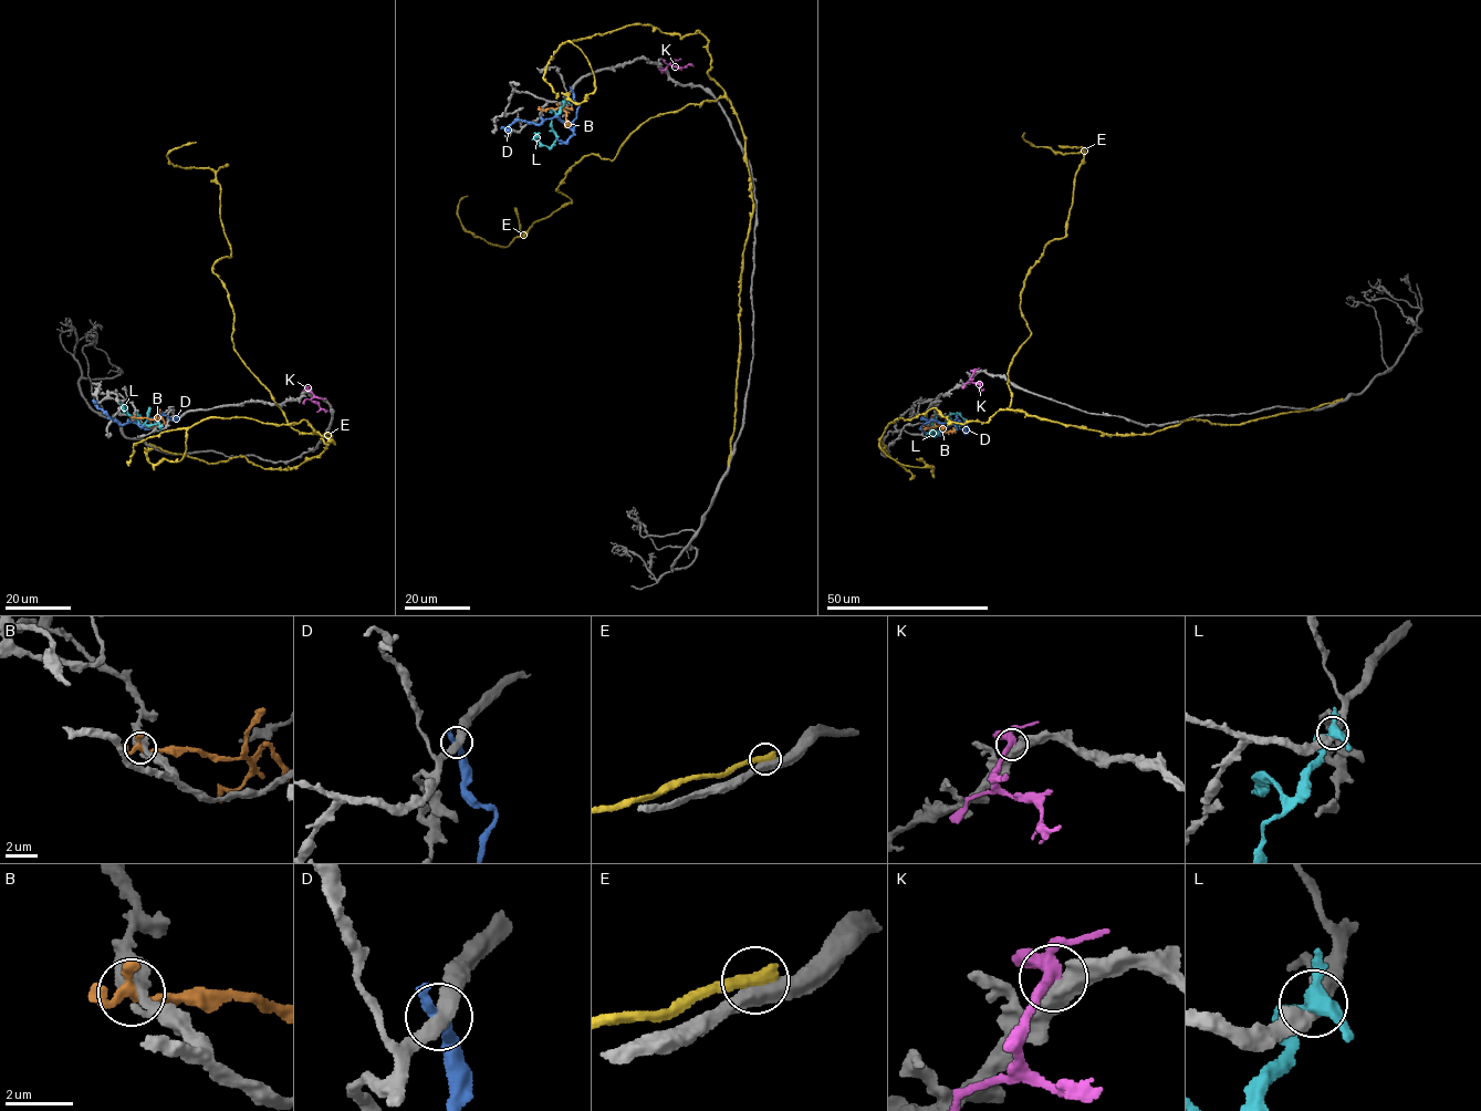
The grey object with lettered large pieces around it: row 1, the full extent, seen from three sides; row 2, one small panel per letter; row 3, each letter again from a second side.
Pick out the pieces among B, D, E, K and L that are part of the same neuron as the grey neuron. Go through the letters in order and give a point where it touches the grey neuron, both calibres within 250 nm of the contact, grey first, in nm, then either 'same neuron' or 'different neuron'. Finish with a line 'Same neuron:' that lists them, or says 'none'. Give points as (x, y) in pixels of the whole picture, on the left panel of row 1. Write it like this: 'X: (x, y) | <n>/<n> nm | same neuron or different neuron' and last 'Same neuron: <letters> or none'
B: (135, 417) | 460/240 nm | different neuron
D: (178, 417) | 400/280 nm | different neuron
E: (150, 444) | 480/460 nm | different neuron
K: (306, 390) | 550/300 nm | different neuron
L: (160, 426) | 400/400 nm | different neuron
Same neuron: none

